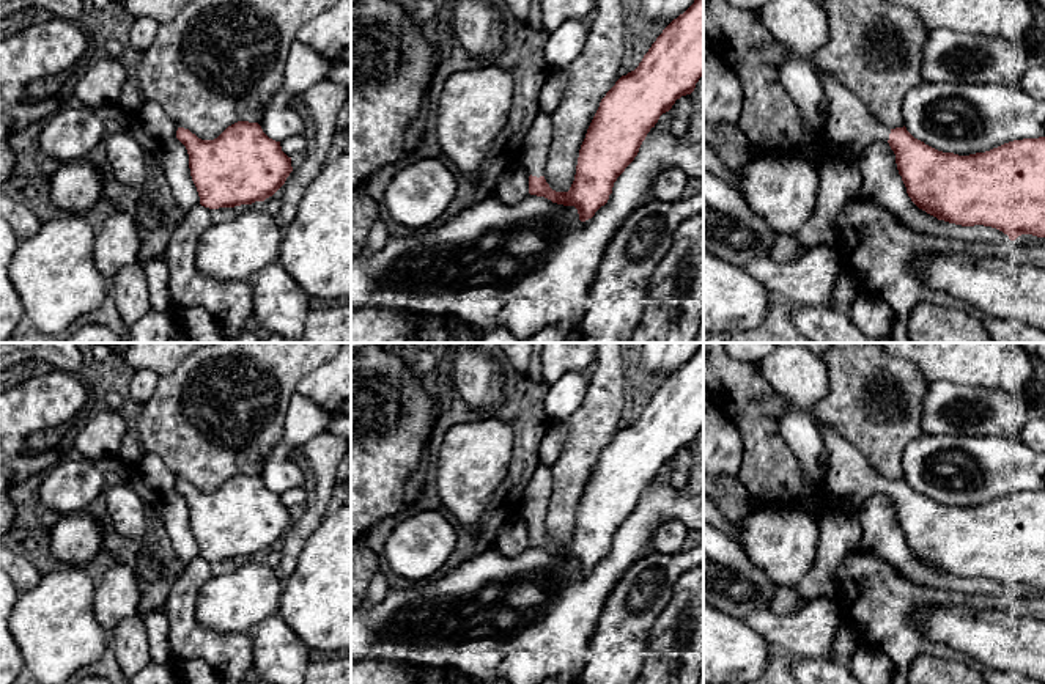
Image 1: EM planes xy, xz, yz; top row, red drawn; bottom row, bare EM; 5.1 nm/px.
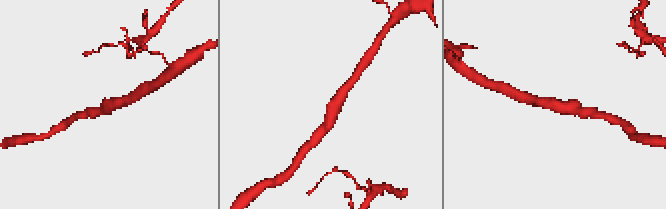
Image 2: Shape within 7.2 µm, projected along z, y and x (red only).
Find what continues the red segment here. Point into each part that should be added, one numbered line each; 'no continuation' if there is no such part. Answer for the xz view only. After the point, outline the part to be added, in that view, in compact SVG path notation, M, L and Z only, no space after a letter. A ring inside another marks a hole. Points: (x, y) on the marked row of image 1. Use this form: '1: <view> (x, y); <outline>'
1: xz (537, 142); M540 112L524 137L521 156L532 176L545 175L552 134L551 118Z

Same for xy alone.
no continuation

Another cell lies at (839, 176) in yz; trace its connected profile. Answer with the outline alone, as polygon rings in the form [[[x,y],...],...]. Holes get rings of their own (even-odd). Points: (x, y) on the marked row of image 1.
[[[833,149],[815,165],[818,203],[811,219],[790,239],[803,250],[839,248],[837,215],[844,206],[861,197],[862,171],[858,157]]]

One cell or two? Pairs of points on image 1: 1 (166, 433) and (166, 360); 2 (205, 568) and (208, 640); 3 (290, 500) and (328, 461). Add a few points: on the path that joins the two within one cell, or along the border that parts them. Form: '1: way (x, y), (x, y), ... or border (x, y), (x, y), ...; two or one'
1: border (183, 359), (170, 371), (159, 376); two
2: way (188, 587), (189, 623); one
3: border (302, 486), (306, 492), (304, 507); two

